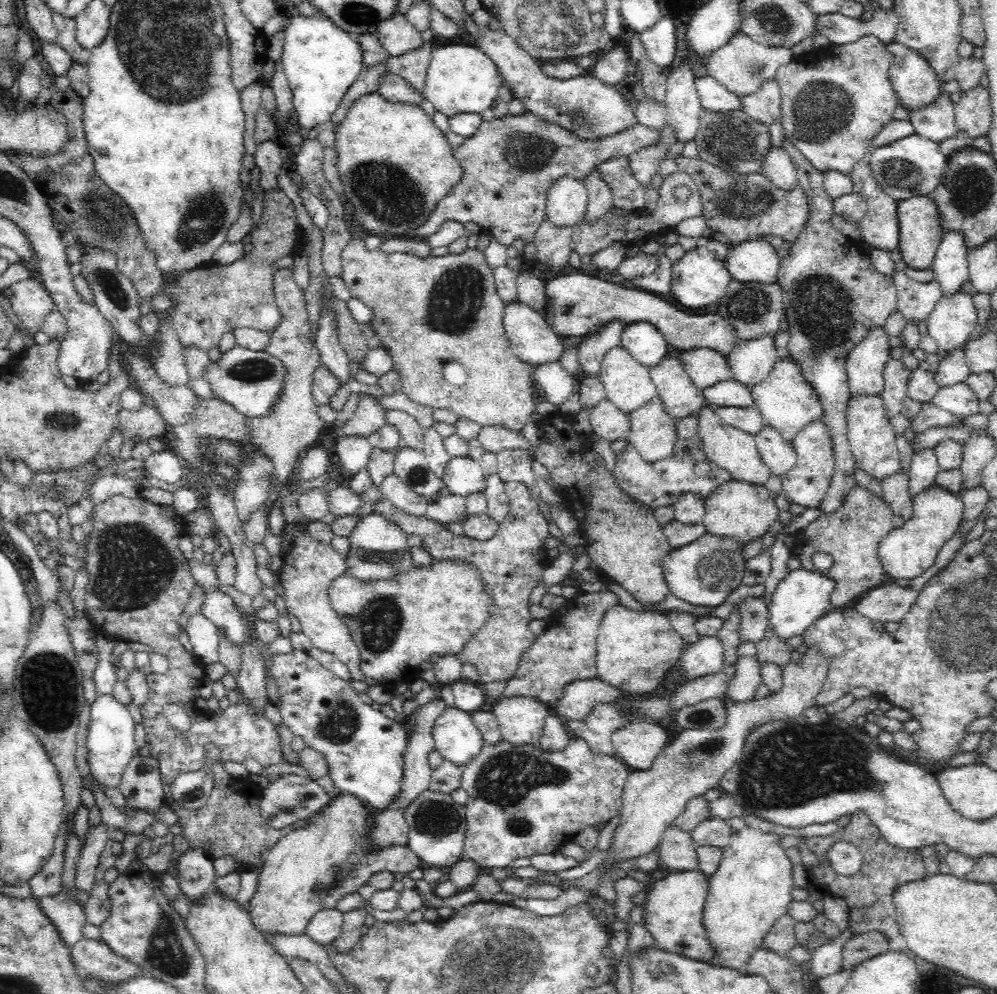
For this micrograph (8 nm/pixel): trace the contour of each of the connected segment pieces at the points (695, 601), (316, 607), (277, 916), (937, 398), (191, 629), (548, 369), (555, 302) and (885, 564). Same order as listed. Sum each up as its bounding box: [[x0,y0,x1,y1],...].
[[661,532,745,608],[278,523,366,682],[244,794,424,942],[928,383,980,423],[186,612,219,664],[533,362,575,406],[545,273,740,358],[877,487,963,580]]

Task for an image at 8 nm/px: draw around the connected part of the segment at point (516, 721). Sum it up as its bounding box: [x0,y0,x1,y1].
[490,696,551,746]

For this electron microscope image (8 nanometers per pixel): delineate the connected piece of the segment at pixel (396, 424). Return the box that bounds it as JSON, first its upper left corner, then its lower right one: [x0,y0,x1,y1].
[384,410,424,452]

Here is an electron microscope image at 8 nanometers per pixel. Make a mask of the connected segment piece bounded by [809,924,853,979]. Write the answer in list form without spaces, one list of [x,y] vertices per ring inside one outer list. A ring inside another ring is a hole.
[[[851,925],[840,934],[840,938],[833,942],[833,944],[826,944],[819,942],[812,953],[812,958],[809,960],[811,972],[814,973],[816,978],[826,978],[832,976],[844,969],[842,965],[842,944],[845,940],[849,940],[853,935]]]

